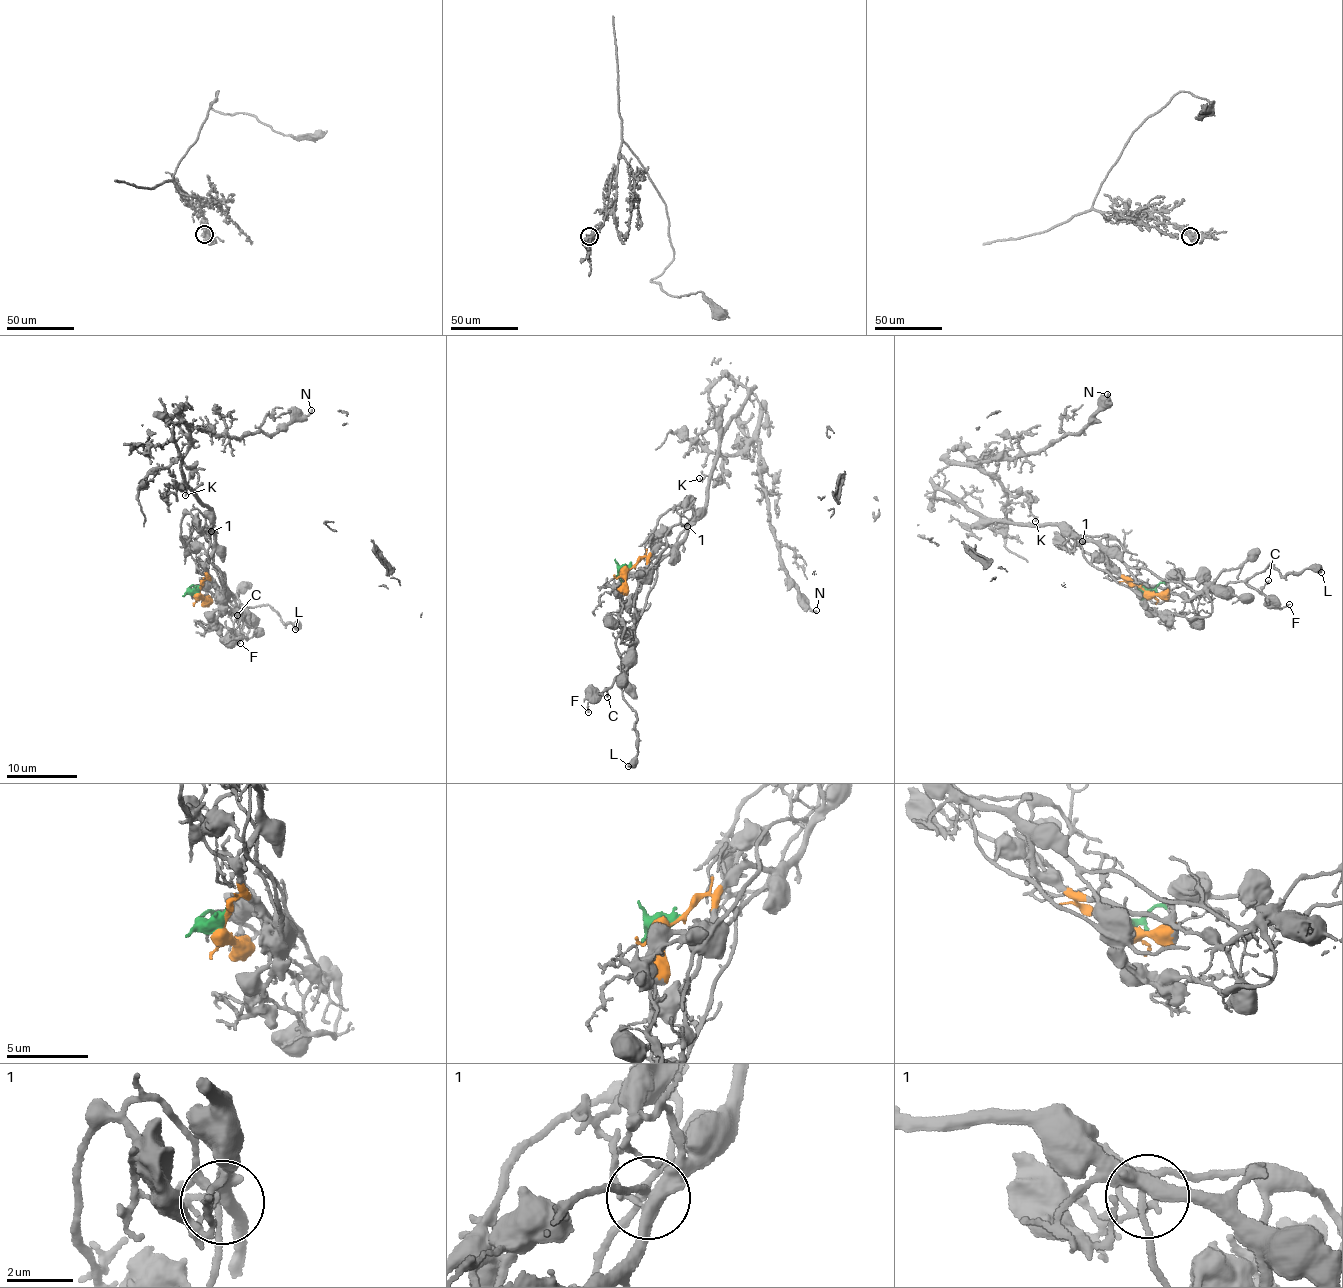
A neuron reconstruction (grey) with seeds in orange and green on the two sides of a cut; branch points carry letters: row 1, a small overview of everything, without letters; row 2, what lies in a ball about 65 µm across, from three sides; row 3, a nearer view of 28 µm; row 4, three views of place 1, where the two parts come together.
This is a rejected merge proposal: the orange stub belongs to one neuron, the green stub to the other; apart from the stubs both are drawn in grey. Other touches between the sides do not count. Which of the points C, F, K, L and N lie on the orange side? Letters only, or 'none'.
K, N

